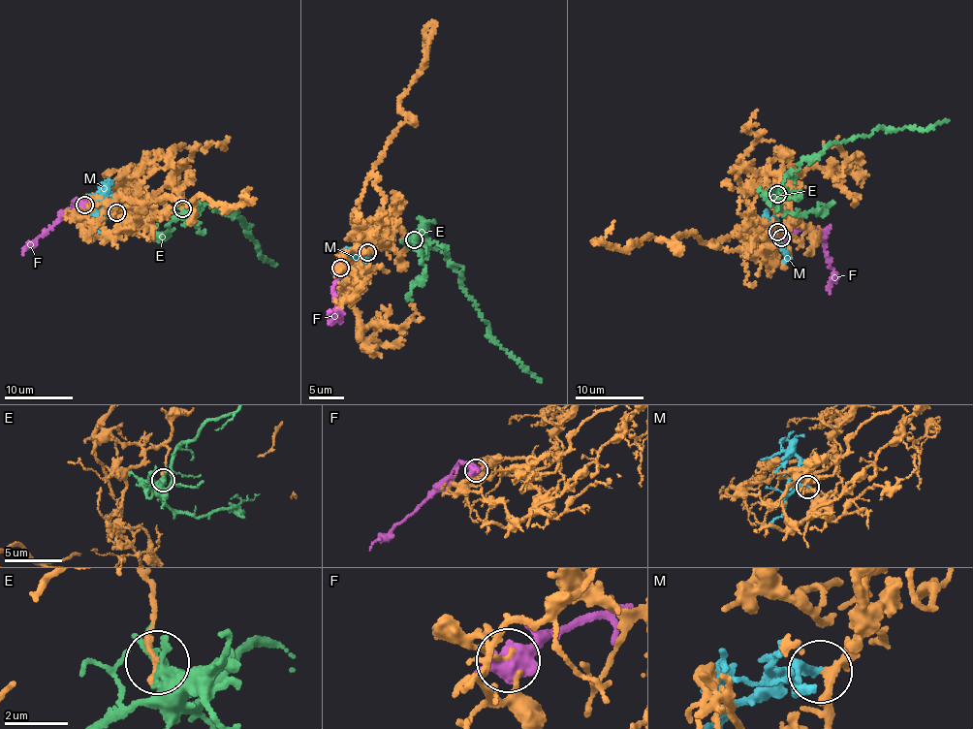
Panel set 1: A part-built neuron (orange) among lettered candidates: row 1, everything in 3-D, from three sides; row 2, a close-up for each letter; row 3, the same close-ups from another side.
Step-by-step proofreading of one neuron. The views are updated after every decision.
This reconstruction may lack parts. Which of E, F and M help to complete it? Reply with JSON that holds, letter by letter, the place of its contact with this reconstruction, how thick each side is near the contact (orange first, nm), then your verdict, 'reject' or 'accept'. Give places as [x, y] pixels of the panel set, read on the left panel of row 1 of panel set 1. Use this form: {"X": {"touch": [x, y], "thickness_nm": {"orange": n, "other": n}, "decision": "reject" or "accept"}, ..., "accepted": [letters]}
{"E": {"touch": [182, 208], "thickness_nm": {"orange": 200, "other": 300}, "decision": "reject"}, "F": {"touch": [84, 205], "thickness_nm": {"orange": 150, "other": 550}, "decision": "reject"}, "M": {"touch": [116, 212], "thickness_nm": {"orange": 220, "other": 190}, "decision": "accept"}, "accepted": ["M"]}

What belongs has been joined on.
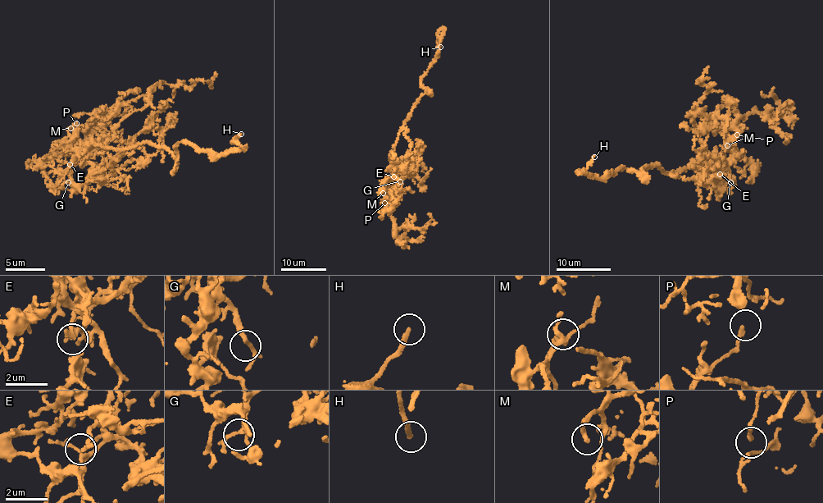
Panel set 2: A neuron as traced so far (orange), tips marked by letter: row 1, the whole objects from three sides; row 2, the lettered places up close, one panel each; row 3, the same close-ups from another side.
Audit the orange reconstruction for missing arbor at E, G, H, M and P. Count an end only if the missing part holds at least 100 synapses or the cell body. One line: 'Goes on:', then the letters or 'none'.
Goes on: H

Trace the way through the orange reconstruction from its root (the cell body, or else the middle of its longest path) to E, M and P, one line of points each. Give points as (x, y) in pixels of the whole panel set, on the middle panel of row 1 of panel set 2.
E: (410, 142), (411, 160), (405, 166), (404, 176), (399, 179), (393, 179), (393, 176)
M: (410, 142), (411, 160), (405, 166), (404, 176), (382, 188), (383, 193)
P: (410, 142), (411, 160), (405, 166), (404, 176), (387, 185), (384, 203)

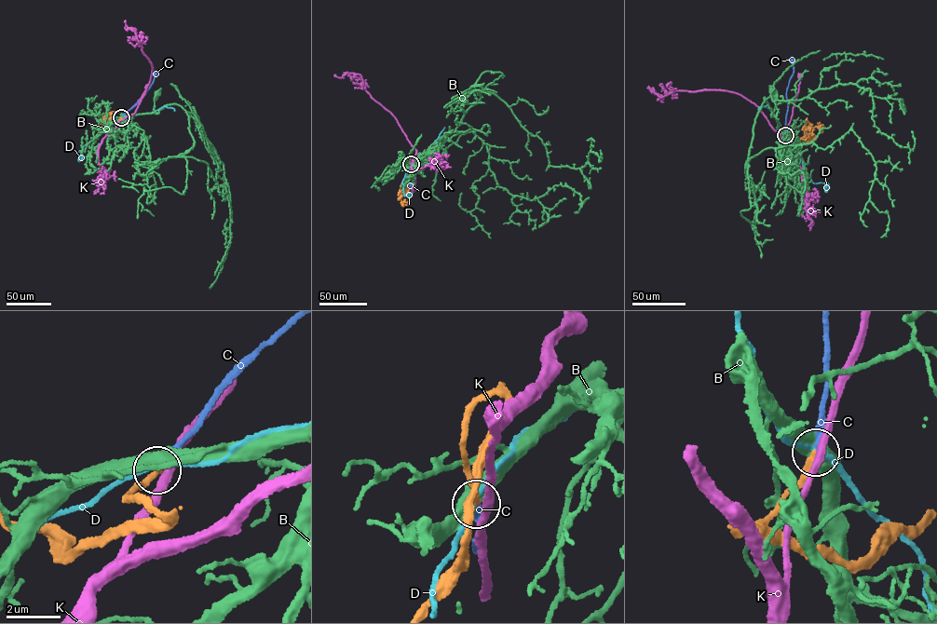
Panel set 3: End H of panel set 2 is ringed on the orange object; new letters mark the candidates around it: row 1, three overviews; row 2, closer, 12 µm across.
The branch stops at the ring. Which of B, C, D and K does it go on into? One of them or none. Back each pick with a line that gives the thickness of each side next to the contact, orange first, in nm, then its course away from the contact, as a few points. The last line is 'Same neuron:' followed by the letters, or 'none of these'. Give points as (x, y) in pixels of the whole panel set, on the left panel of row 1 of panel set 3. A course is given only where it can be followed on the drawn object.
C: calibres 200 and 200 nm; course (121, 117), (142, 97), (155, 74)
Same neuron: C

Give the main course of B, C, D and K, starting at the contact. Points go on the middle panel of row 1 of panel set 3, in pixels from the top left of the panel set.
B: (411, 164), (433, 144), (422, 156)
C: (411, 164), (414, 170), (414, 183), (411, 185)
D: (411, 164), (402, 183), (404, 196), (412, 194)
K: (411, 164), (414, 177), (414, 189)

